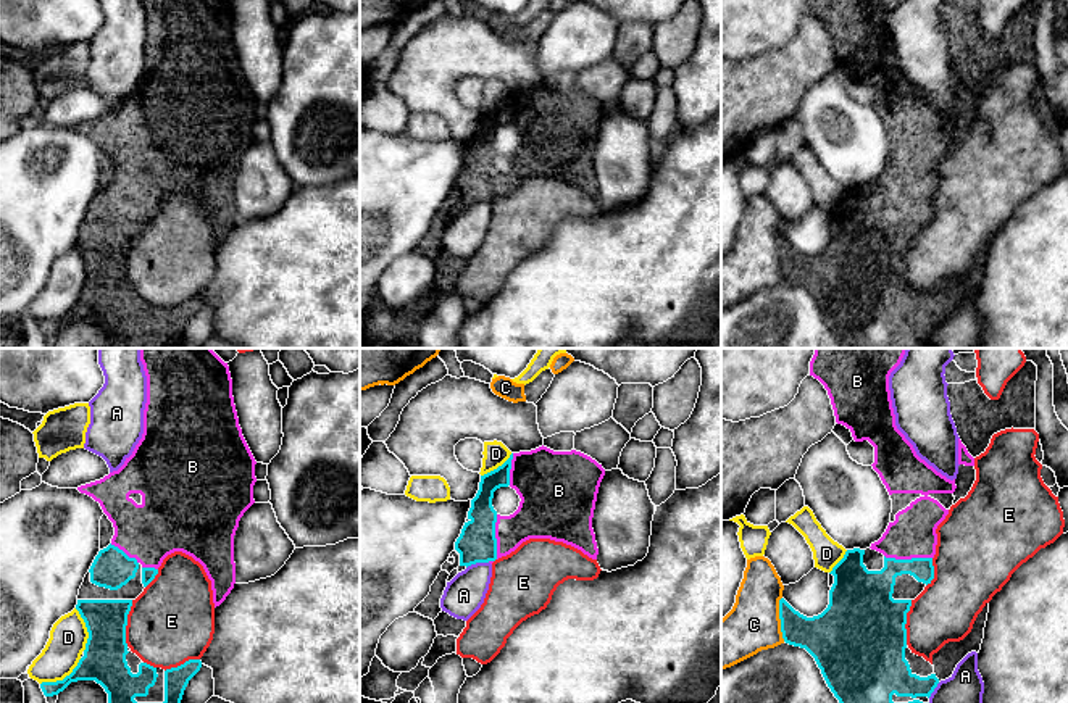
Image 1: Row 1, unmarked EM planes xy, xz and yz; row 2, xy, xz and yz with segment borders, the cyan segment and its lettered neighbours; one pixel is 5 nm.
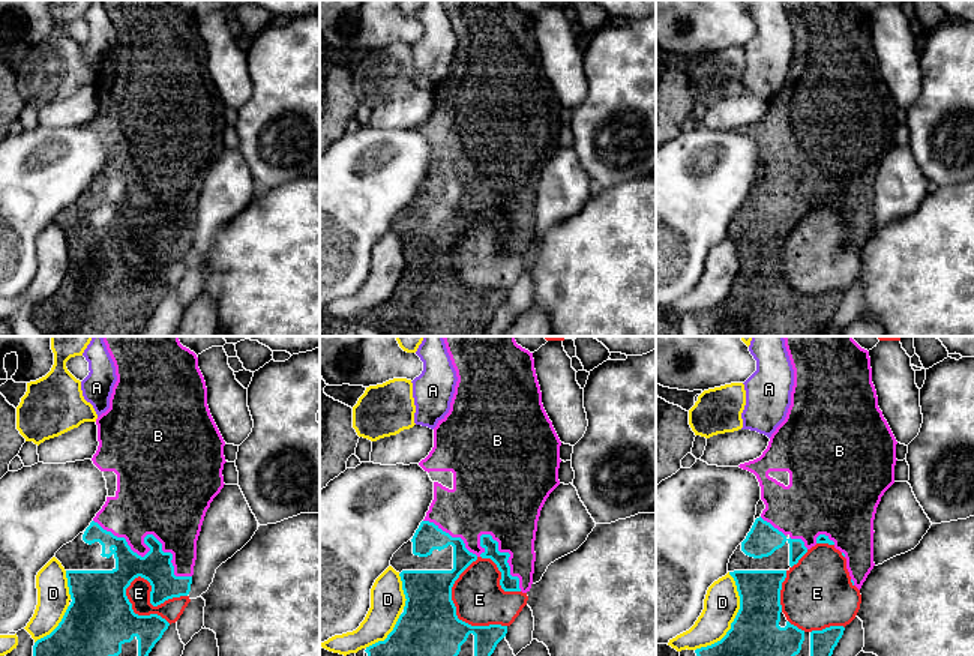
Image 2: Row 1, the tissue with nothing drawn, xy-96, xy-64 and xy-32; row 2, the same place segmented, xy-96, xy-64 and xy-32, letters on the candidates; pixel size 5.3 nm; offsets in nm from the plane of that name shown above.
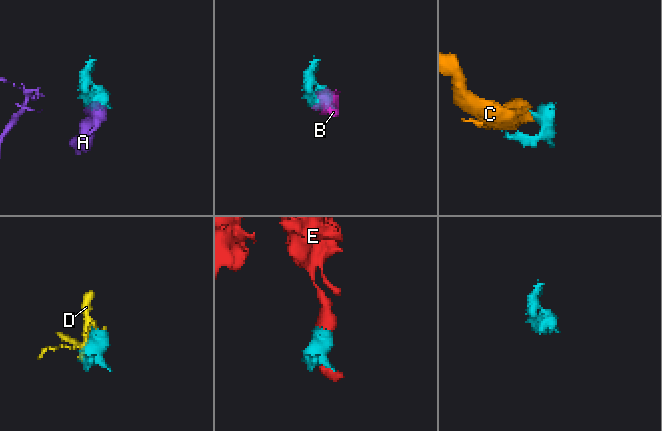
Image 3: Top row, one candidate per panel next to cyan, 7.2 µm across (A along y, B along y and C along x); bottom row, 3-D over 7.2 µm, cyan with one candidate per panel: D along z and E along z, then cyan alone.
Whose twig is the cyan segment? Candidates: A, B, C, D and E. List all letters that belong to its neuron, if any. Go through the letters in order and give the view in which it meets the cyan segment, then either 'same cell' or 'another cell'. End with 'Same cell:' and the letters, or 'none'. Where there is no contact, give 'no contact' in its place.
A: xz | another cell
B: yz | same cell
C: yz | another cell
D: xy | another cell
E: xy | another cell
Same cell: B

